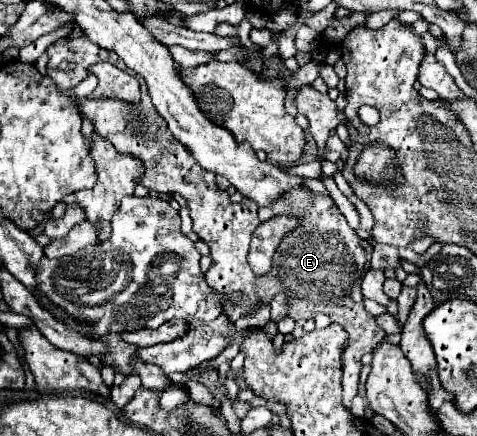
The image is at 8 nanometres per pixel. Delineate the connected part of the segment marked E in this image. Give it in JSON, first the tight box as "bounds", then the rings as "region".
{"bounds":[46,38,386,408],"region":[[[73,38],[73,39],[59,39],[50,44],[46,48],[46,54],[48,54],[48,64],[46,64],[46,72],[48,76],[54,80],[54,84],[58,84],[60,90],[72,94],[74,88],[86,78],[86,72],[90,66],[94,66],[96,62],[110,62],[114,64],[116,68],[132,74],[138,78],[140,82],[140,90],[142,90],[142,102],[138,102],[138,106],[126,106],[126,102],[118,102],[118,100],[112,100],[112,98],[76,98],[76,106],[82,114],[84,120],[90,120],[96,134],[102,134],[102,138],[106,138],[118,152],[122,154],[130,154],[138,160],[142,160],[144,164],[144,176],[142,176],[142,186],[146,186],[148,190],[154,190],[154,192],[174,192],[174,194],[180,194],[188,200],[188,206],[192,210],[192,220],[194,220],[194,232],[198,234],[200,240],[204,240],[208,246],[210,246],[210,256],[212,256],[212,266],[208,268],[206,272],[206,282],[218,290],[218,292],[238,292],[242,290],[244,292],[244,300],[240,304],[224,304],[224,312],[236,320],[240,318],[242,314],[248,314],[254,310],[256,302],[270,302],[276,292],[286,292],[290,302],[288,302],[288,316],[294,318],[294,320],[308,320],[314,318],[316,314],[326,314],[330,316],[332,322],[340,324],[348,334],[350,334],[350,340],[346,344],[346,350],[342,354],[342,364],[344,364],[344,376],[342,376],[342,388],[344,388],[344,406],[350,408],[352,406],[352,398],[358,394],[358,376],[360,376],[360,358],[362,354],[366,352],[372,352],[374,346],[386,336],[386,332],[376,324],[374,316],[366,312],[364,308],[364,302],[362,302],[362,292],[360,292],[360,282],[362,282],[362,276],[368,272],[368,262],[370,256],[372,256],[372,246],[366,244],[366,240],[358,238],[356,232],[348,226],[344,214],[338,210],[338,206],[334,204],[334,200],[326,194],[316,194],[312,192],[310,188],[302,186],[302,190],[290,190],[290,196],[286,198],[290,204],[300,204],[300,212],[304,214],[304,224],[300,228],[294,230],[294,234],[290,234],[284,242],[284,246],[288,246],[288,256],[282,256],[280,252],[280,262],[278,262],[278,268],[274,268],[270,274],[266,276],[254,276],[254,272],[250,270],[248,262],[246,262],[246,244],[250,244],[250,236],[254,232],[254,228],[258,224],[262,224],[262,220],[268,220],[276,214],[284,214],[288,212],[282,202],[284,198],[278,198],[278,202],[272,202],[270,206],[254,206],[254,202],[246,200],[242,204],[232,204],[230,202],[230,196],[226,190],[220,190],[214,182],[214,174],[202,170],[202,166],[198,166],[198,162],[194,162],[194,156],[186,150],[186,146],[182,146],[182,142],[178,142],[166,122],[162,122],[162,116],[154,110],[154,104],[150,102],[150,96],[148,96],[148,90],[146,90],[146,84],[142,82],[142,78],[138,74],[134,74],[134,70],[126,68],[126,64],[116,56],[116,54],[110,54],[108,50],[102,50],[100,46],[94,46],[94,42],[90,42],[88,38]]]}

